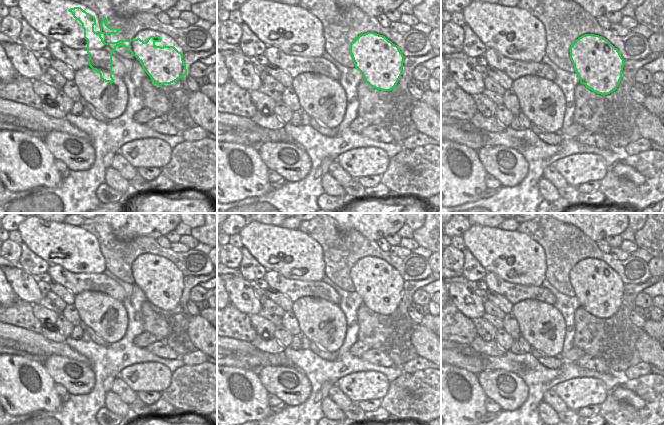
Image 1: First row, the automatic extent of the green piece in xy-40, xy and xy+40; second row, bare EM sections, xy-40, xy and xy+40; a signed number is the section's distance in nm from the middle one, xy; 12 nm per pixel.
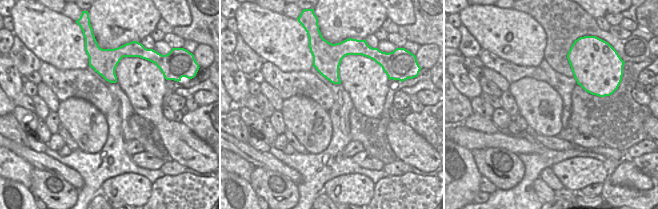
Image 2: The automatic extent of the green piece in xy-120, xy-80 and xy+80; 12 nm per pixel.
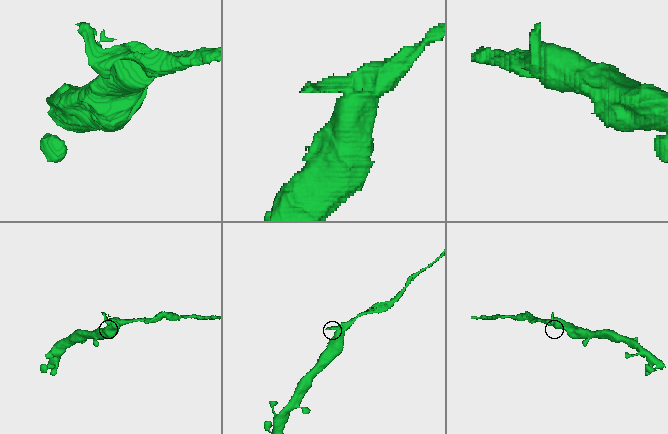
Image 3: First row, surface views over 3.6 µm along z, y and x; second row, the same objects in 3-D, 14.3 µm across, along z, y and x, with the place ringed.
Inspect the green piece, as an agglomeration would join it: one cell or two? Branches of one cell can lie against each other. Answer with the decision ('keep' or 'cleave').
cleave

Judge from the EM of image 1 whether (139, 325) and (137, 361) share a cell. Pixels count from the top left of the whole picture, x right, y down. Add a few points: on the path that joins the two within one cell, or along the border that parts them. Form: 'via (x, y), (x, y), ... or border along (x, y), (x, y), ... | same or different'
border along (123, 326), (127, 326), (136, 337), (144, 339) | different

